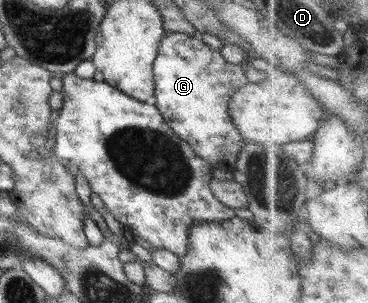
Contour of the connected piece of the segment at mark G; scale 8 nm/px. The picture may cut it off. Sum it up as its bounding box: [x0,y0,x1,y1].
[152,32,255,170]

